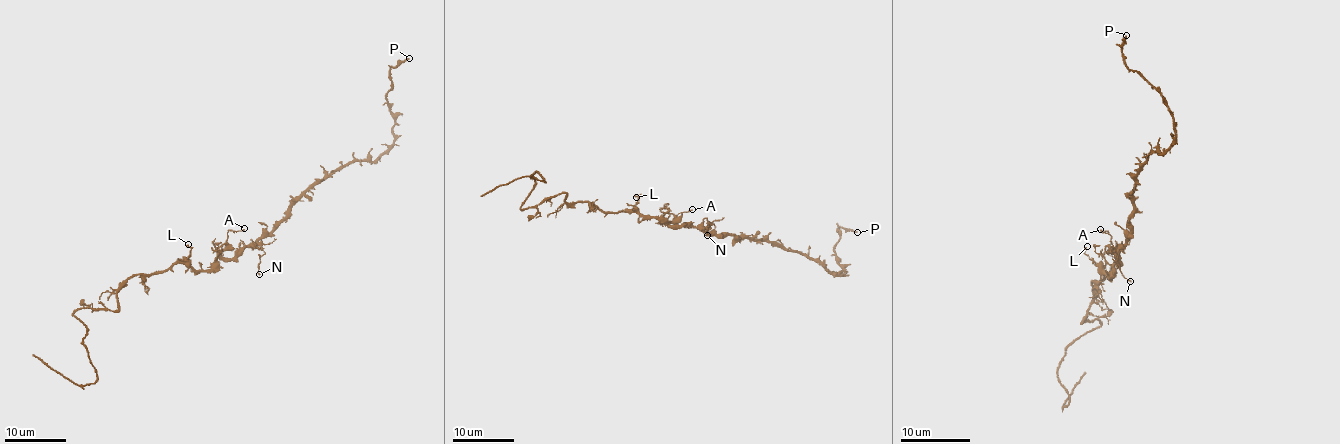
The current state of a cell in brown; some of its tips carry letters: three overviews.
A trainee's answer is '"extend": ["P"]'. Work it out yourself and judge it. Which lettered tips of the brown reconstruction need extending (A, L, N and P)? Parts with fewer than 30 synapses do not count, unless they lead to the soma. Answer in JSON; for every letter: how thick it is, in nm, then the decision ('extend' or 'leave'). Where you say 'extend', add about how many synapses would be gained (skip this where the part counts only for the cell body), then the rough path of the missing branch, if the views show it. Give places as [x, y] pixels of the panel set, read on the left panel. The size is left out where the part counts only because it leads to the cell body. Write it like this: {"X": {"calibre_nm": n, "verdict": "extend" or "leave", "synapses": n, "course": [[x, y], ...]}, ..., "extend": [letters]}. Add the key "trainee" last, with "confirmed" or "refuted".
{"A": {"calibre_nm": 120, "verdict": "leave"}, "L": {"calibre_nm": 140, "verdict": "leave"}, "N": {"calibre_nm": 110, "verdict": "leave"}, "P": {"calibre_nm": 170, "verdict": "leave"}, "extend": [], "trainee": "refuted"}

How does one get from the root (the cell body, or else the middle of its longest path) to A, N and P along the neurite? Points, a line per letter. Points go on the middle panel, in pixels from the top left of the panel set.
A: (659, 219), (671, 222), (680, 212), (692, 209)
N: (659, 219), (665, 225), (712, 225), (709, 223), (707, 235)
P: (659, 219), (665, 225), (774, 241), (840, 275), (834, 249), (839, 228), (857, 232)

